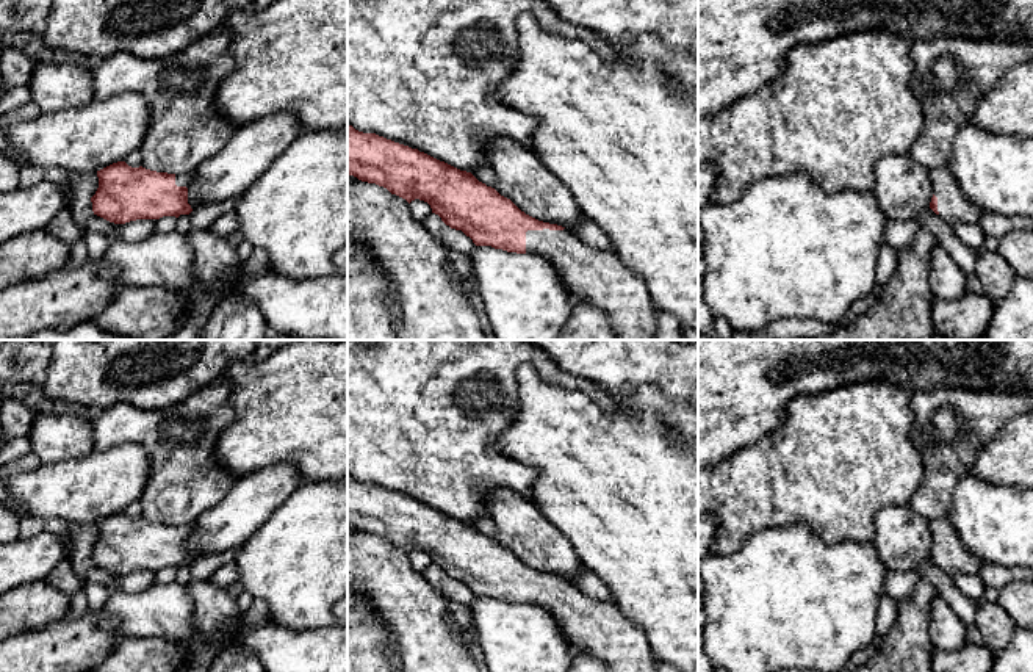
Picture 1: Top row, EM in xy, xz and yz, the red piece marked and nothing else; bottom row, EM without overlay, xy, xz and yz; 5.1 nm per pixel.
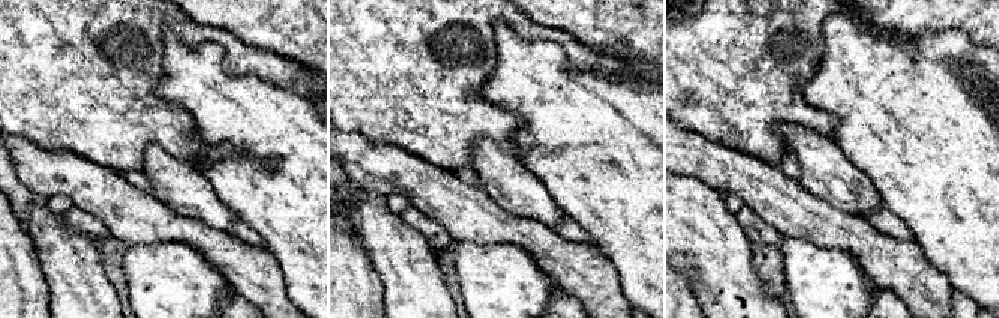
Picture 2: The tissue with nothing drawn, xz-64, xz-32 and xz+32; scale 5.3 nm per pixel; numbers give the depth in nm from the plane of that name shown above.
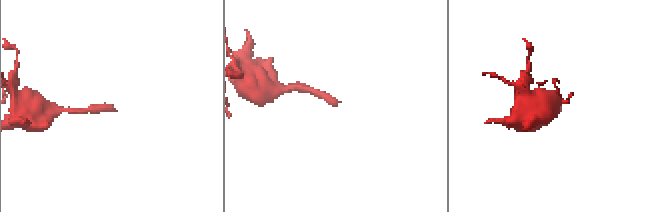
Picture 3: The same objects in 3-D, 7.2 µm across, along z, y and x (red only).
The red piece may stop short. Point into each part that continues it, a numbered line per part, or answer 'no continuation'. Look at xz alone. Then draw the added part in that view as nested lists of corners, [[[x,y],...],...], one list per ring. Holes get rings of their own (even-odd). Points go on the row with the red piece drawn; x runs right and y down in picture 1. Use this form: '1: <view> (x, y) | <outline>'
1: xz (598, 276) | [[[543,229],[526,232],[526,254],[545,257],[579,301],[606,313],[620,340],[656,340],[648,285],[615,251],[592,247],[568,229]]]

